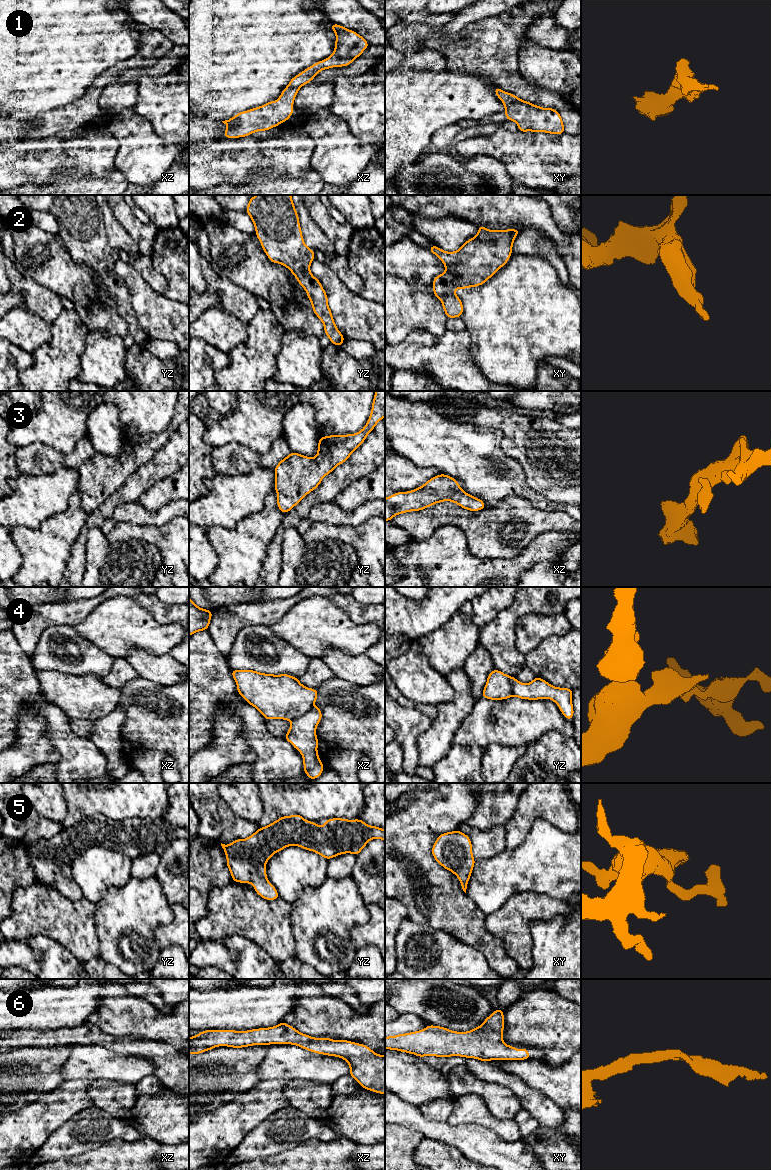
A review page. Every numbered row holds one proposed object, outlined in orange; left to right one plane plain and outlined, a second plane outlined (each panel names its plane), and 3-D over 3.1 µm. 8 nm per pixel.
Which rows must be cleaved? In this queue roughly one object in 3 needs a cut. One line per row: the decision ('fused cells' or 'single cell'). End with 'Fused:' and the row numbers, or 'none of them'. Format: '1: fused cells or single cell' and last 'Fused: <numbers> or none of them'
1: single cell
2: single cell
3: single cell
4: fused cells
5: single cell
6: single cell
Fused: 4

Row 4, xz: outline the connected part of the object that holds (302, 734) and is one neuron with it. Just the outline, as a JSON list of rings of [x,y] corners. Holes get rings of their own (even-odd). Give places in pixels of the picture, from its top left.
[[[313,706],[304,715],[292,720],[291,726],[284,738],[297,749],[303,757],[304,772],[311,780],[318,778],[324,766],[319,758],[316,727],[320,723],[322,712]]]

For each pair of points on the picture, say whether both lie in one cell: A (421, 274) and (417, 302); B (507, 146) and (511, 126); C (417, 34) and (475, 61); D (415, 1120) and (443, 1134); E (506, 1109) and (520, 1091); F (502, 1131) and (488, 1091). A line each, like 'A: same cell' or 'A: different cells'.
A: different cells
B: different cells
C: same cell
D: same cell
E: different cells
F: different cells

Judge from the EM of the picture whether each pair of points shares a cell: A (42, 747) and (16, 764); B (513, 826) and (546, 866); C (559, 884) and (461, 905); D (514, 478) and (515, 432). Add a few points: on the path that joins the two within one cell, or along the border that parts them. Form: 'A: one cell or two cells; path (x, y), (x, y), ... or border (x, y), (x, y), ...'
A: one cell; path (36, 748), (32, 748), (22, 758)
B: two cells; border (537, 819), (519, 844), (513, 848), (506, 848)
C: two cells; border (465, 893), (486, 915)
D: two cells; border (502, 449), (521, 465), (527, 480)

